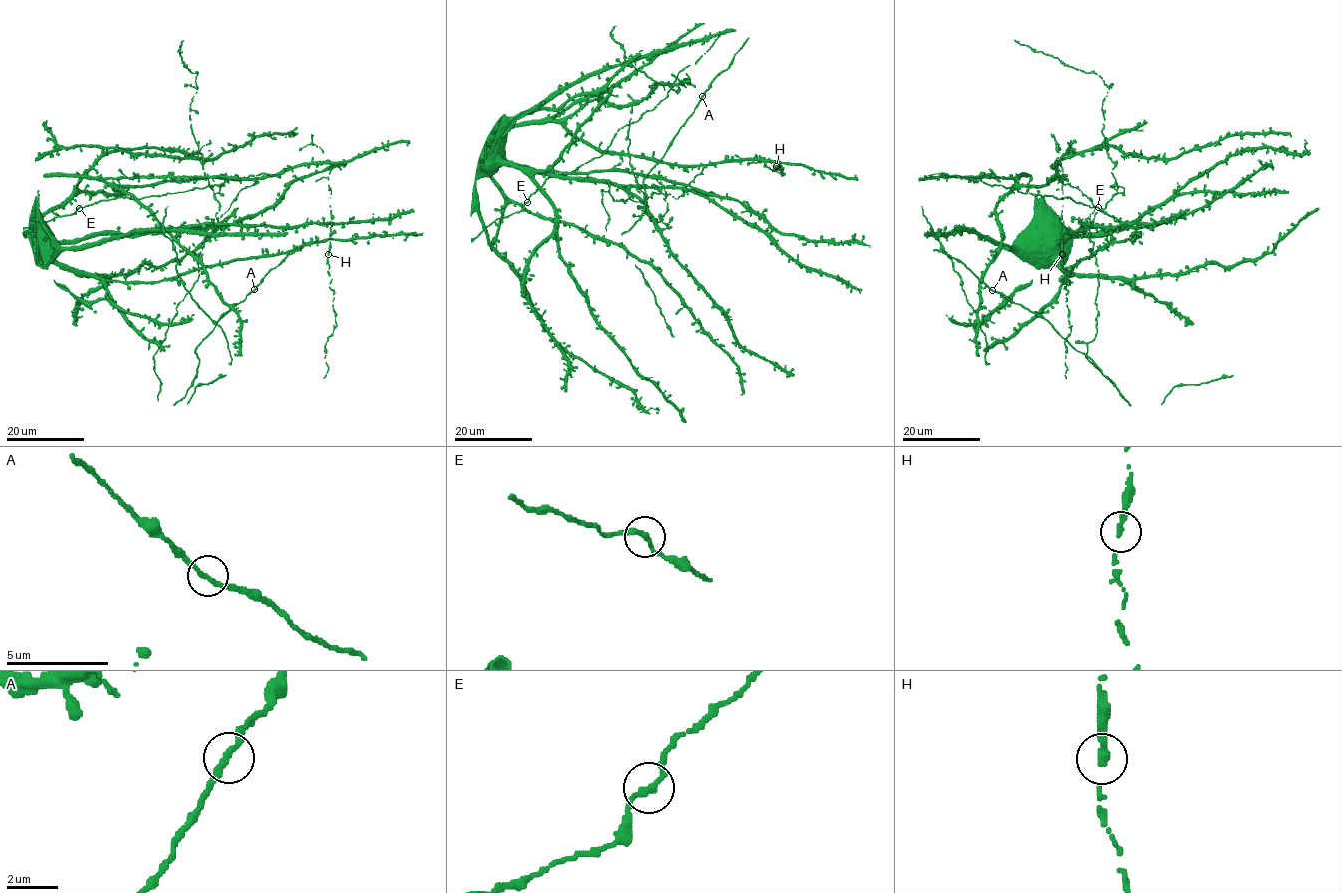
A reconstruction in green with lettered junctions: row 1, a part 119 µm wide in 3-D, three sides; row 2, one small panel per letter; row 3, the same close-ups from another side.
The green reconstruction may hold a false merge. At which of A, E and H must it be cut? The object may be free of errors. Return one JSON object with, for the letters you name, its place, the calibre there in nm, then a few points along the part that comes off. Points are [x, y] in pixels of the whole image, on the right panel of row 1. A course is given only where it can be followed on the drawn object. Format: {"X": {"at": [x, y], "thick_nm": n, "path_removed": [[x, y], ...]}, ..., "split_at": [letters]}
{"split_at": []}

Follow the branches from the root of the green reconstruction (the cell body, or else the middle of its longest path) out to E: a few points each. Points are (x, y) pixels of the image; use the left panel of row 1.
E: (244, 188), (214, 229), (202, 224), (65, 242), (27, 234), (37, 224), (71, 215), (78, 207)

